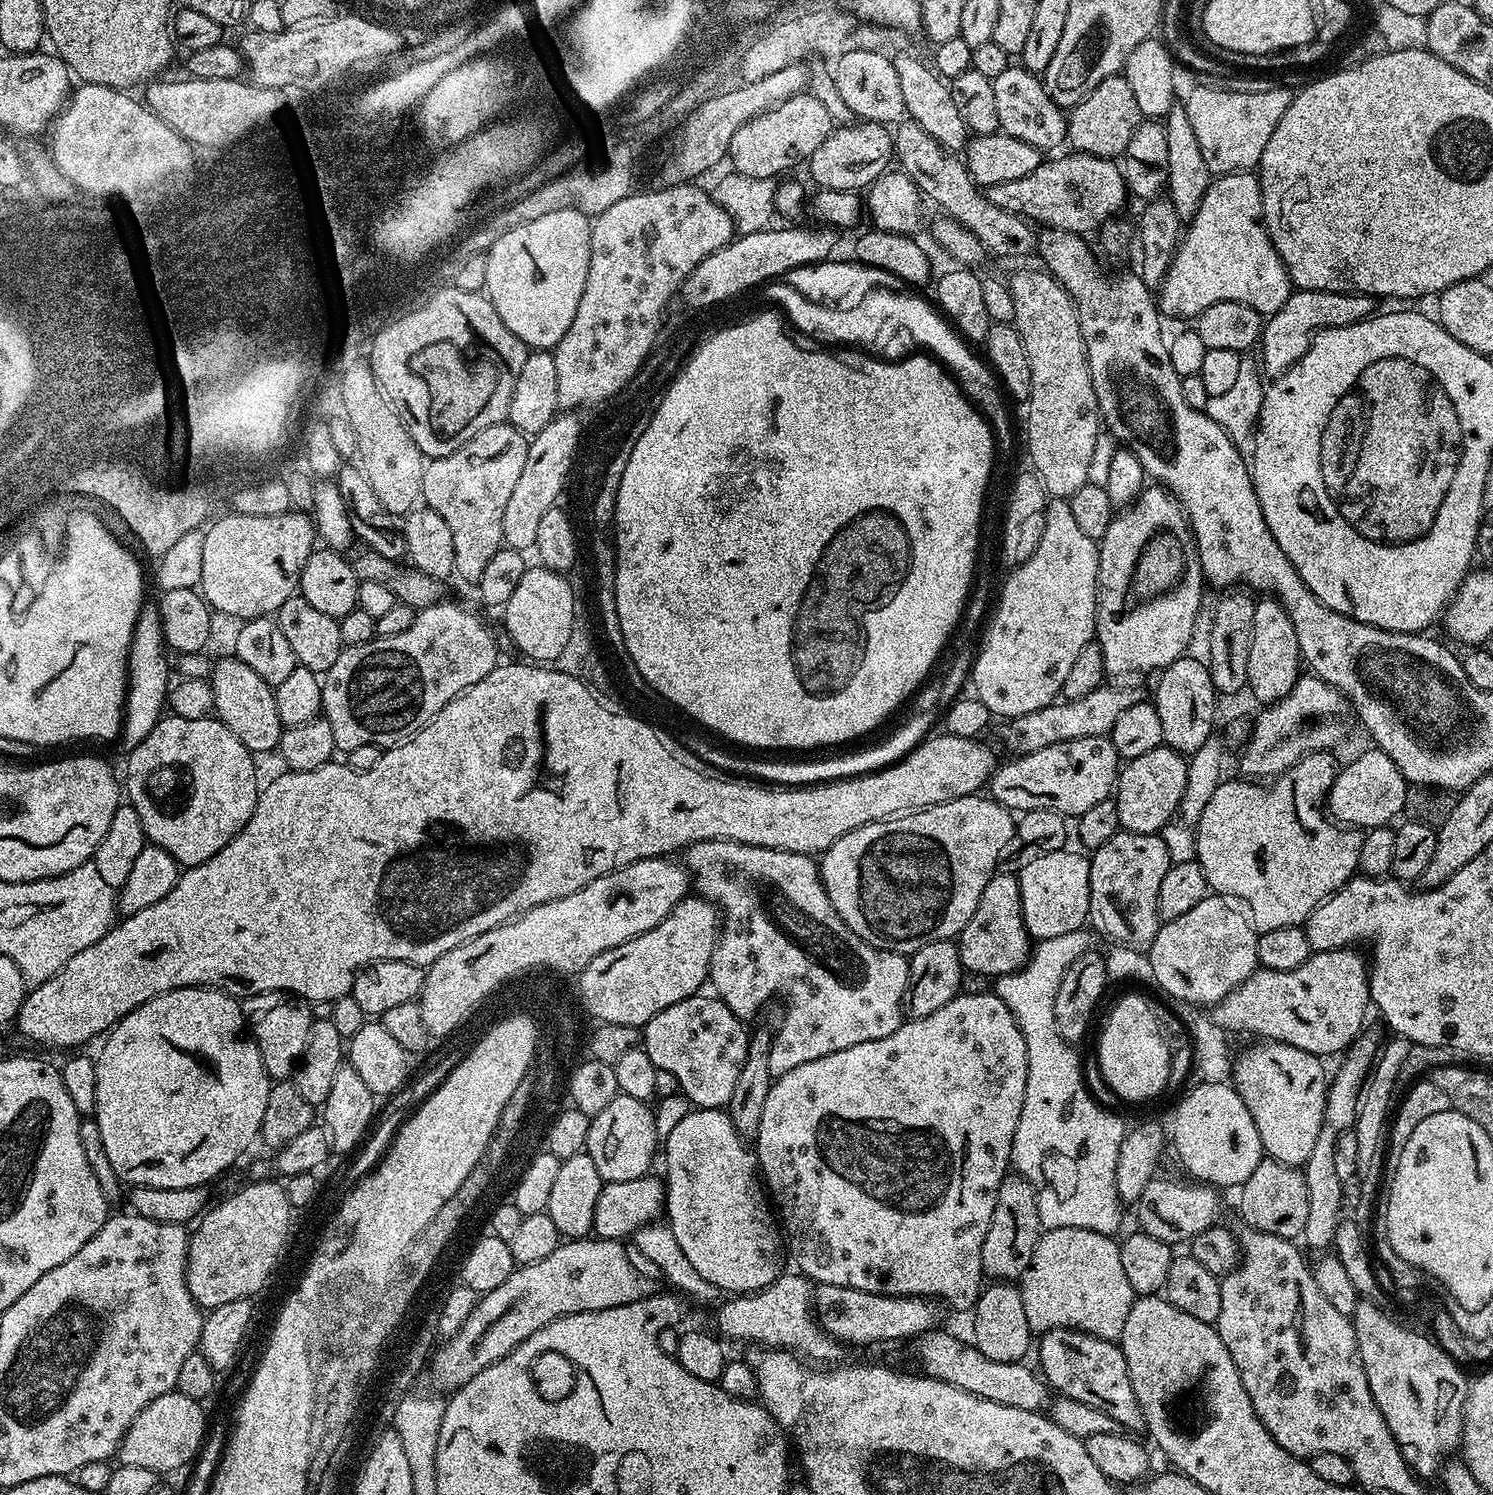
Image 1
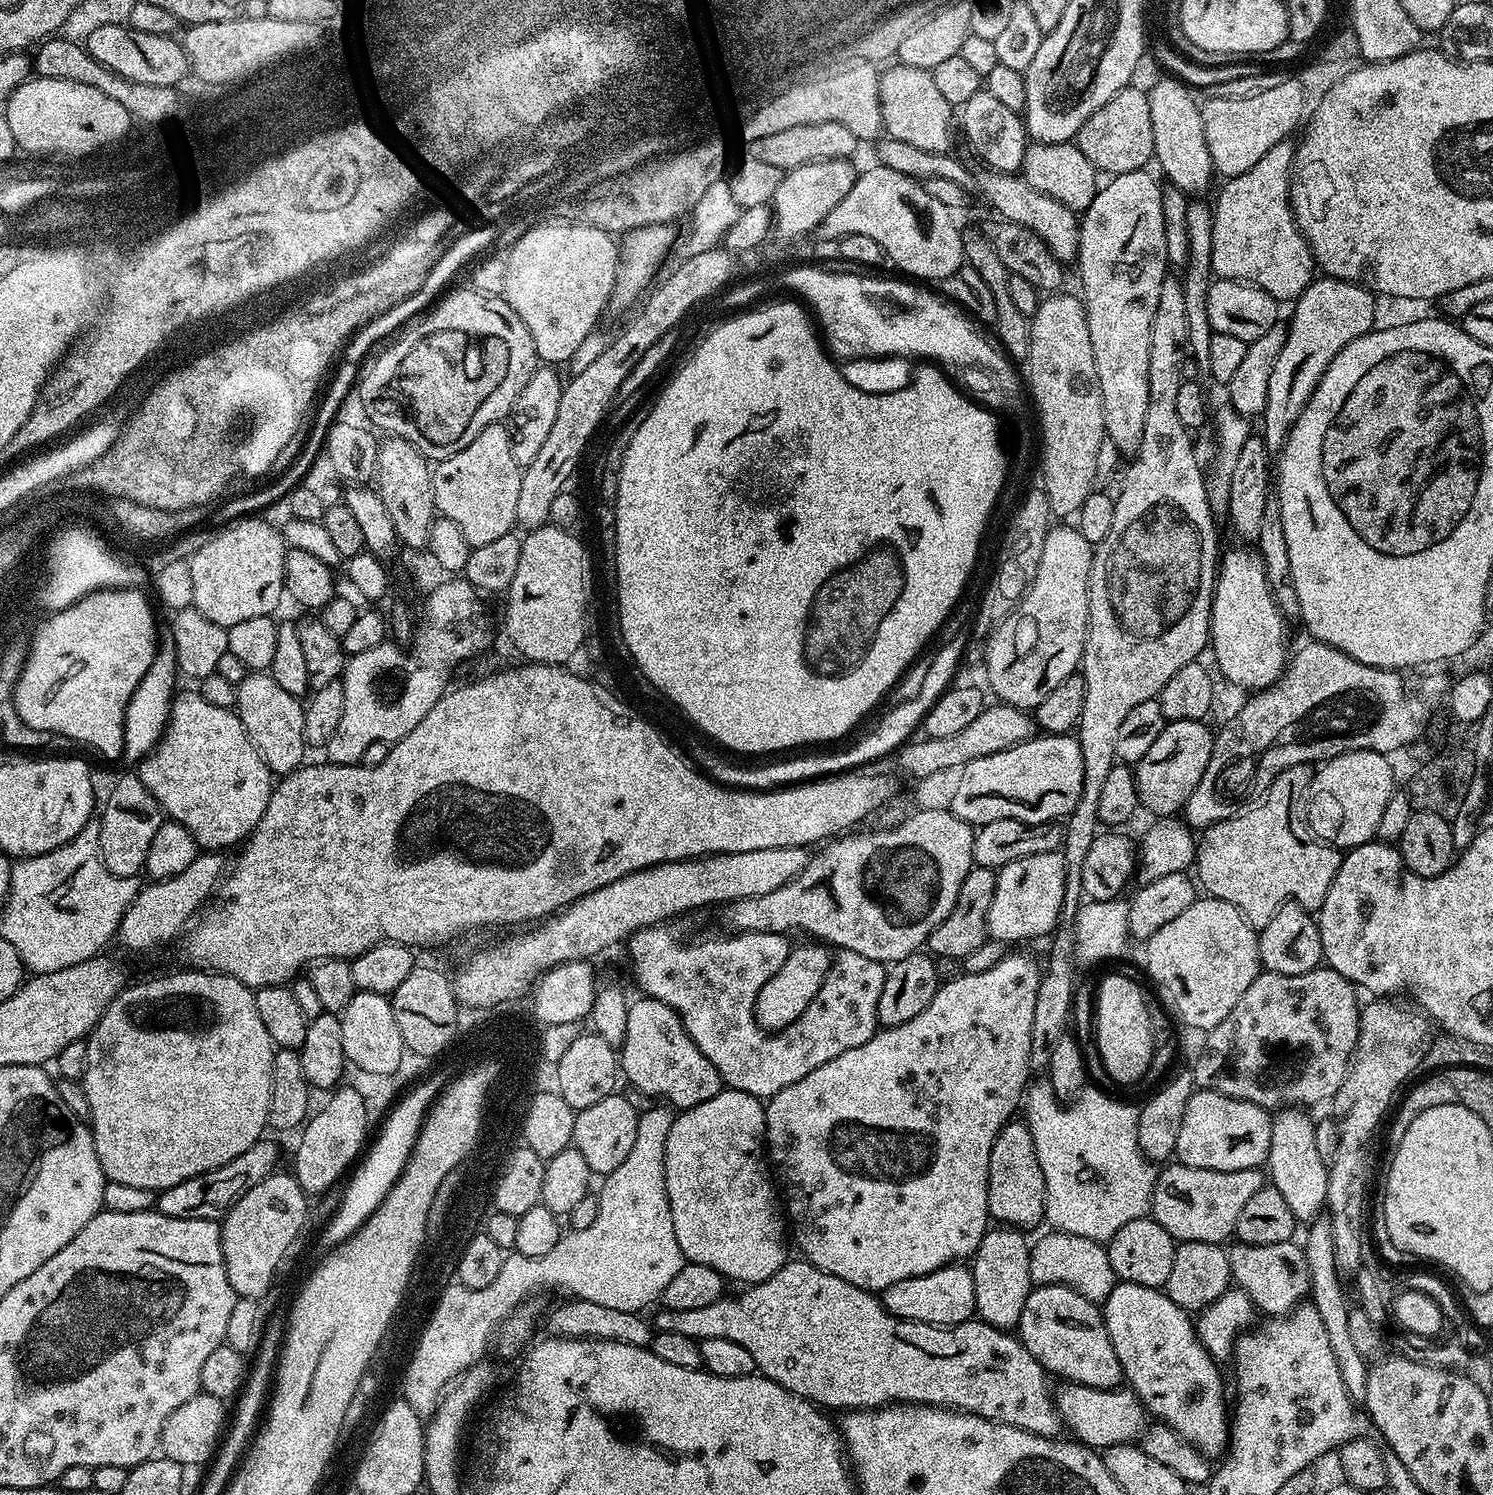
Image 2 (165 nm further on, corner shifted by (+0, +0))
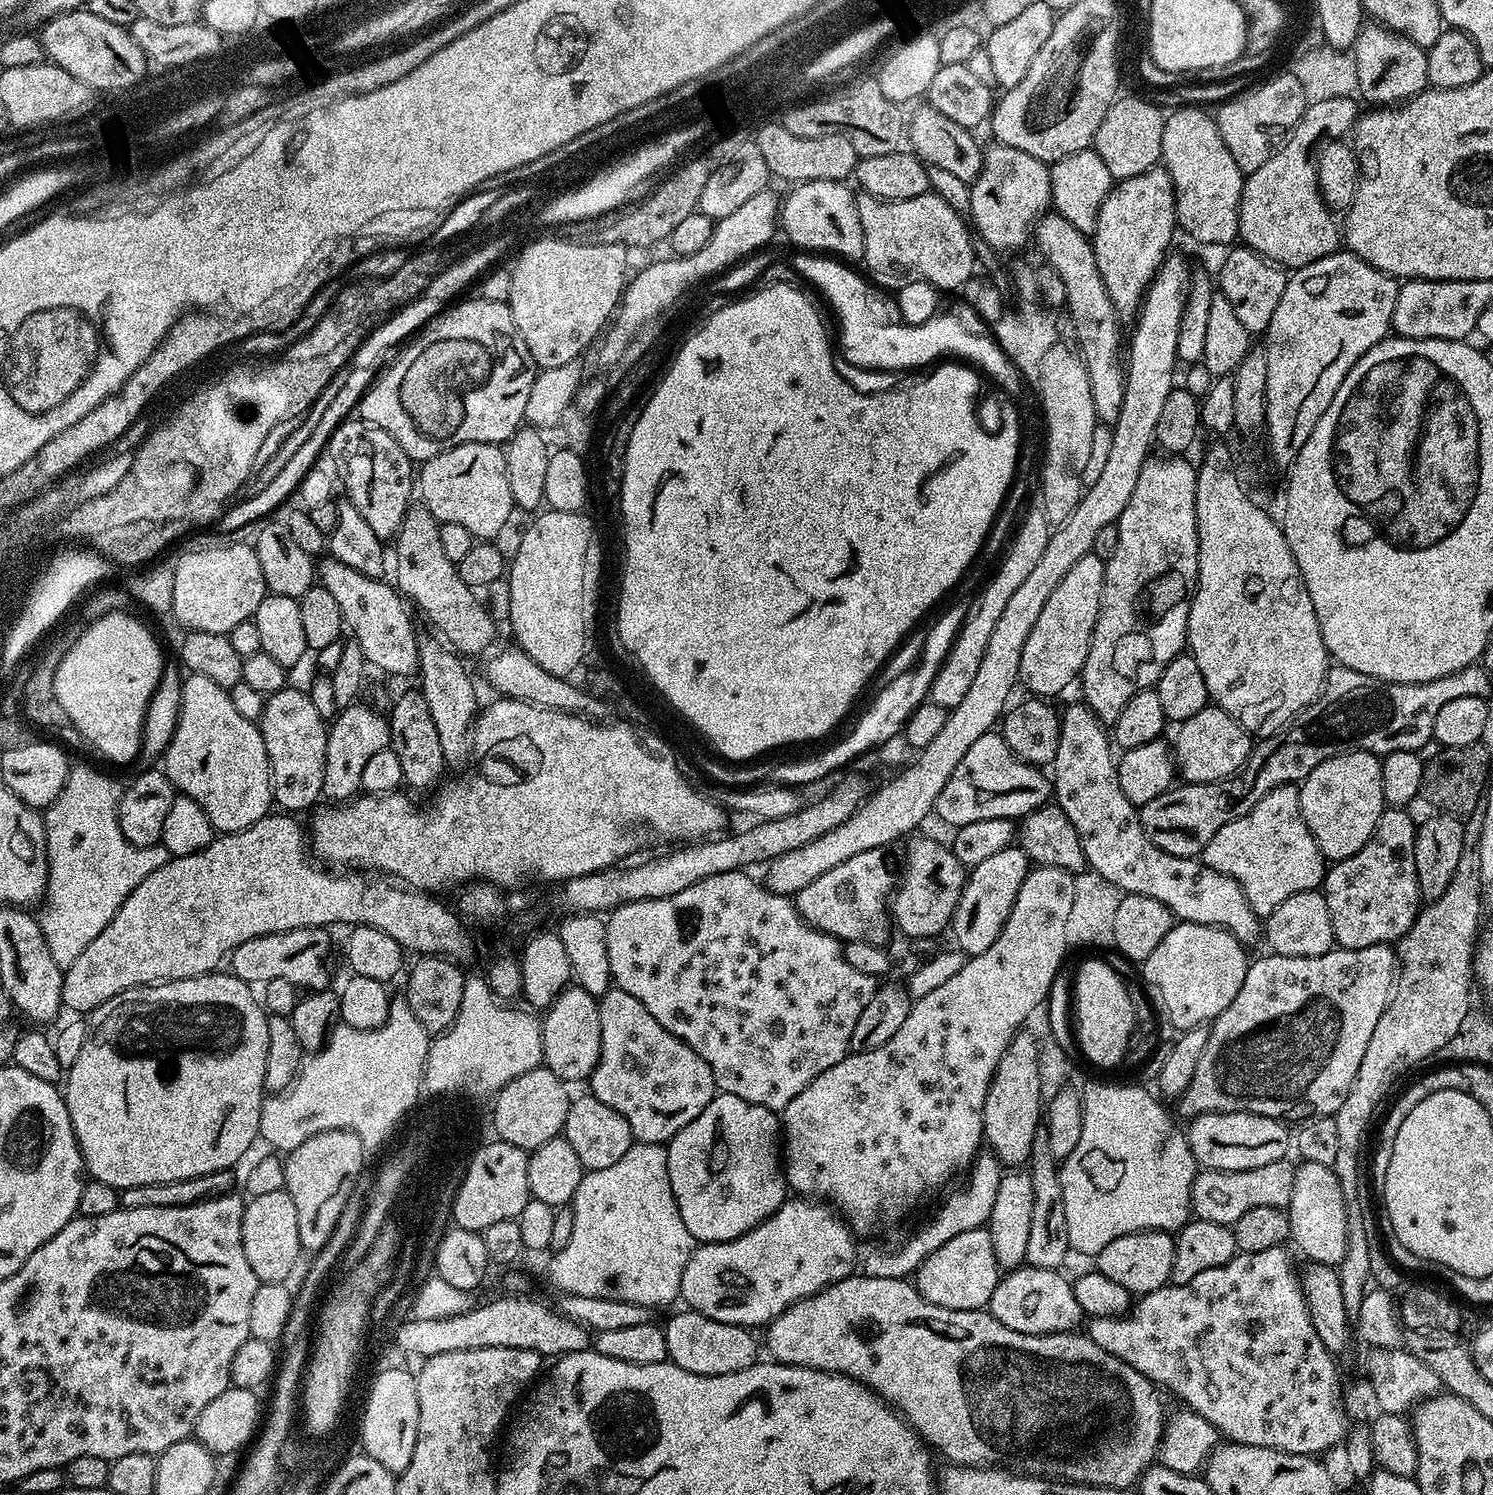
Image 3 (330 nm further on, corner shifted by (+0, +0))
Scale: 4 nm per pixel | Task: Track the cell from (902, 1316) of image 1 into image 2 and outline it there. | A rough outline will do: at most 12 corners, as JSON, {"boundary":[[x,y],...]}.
{"boundary":[[960,1262],[886,1286],[898,1319],[955,1328],[976,1316]]}

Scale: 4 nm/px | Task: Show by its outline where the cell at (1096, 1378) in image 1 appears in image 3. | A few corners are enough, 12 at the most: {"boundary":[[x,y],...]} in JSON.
{"boundary":[[1055,1268],[1001,1275],[987,1311],[1018,1334],[1079,1329],[1072,1280]]}

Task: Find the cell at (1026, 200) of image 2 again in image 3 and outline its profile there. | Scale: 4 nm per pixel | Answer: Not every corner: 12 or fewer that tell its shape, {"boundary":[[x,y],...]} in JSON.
{"boundary":[[1045,213],[1034,229],[1065,309],[1099,423],[1115,424],[1125,373],[1118,313],[1092,241]]}

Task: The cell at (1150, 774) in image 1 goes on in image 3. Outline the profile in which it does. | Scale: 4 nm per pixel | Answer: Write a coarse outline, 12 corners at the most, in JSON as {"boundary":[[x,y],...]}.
{"boundary":[[1209,706],[1179,721],[1174,768],[1181,781],[1235,776],[1253,737]]}

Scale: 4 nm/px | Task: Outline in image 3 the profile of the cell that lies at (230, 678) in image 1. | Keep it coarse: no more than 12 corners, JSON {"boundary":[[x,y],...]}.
{"boundary":[[302,687],[267,697],[258,727],[272,799],[321,799],[328,728]]}

